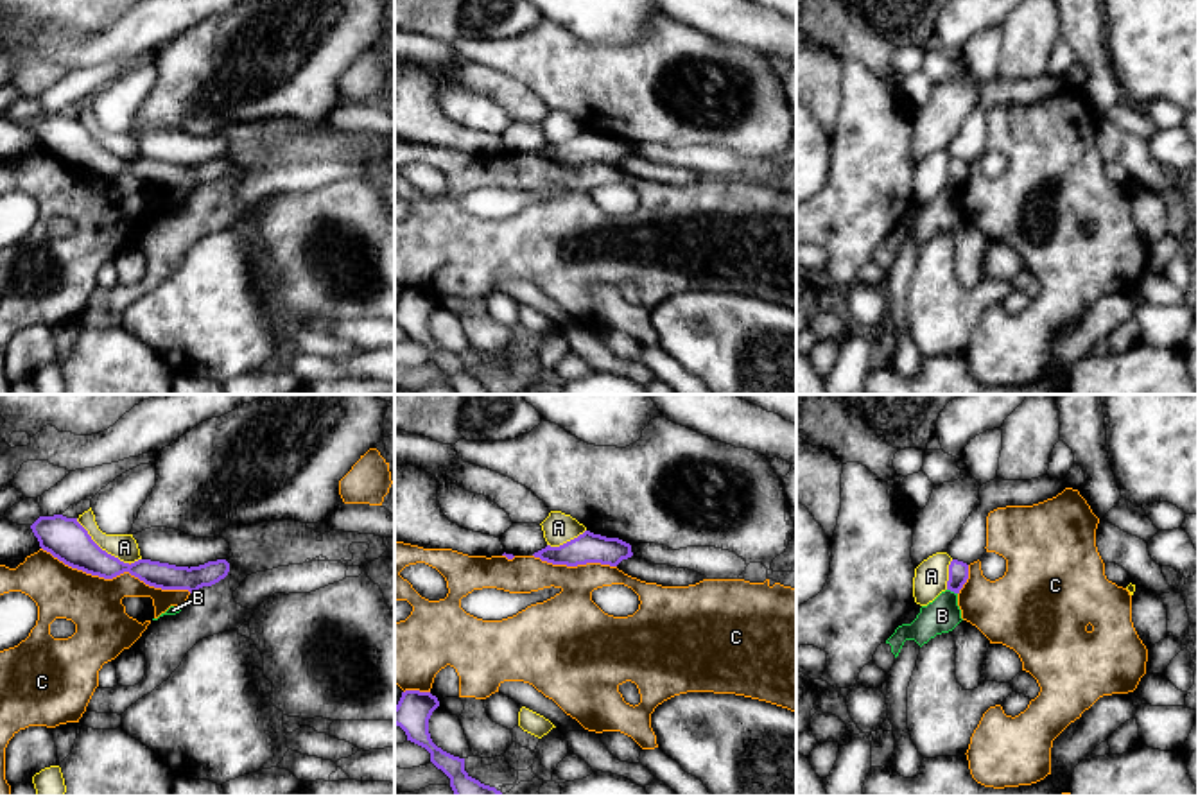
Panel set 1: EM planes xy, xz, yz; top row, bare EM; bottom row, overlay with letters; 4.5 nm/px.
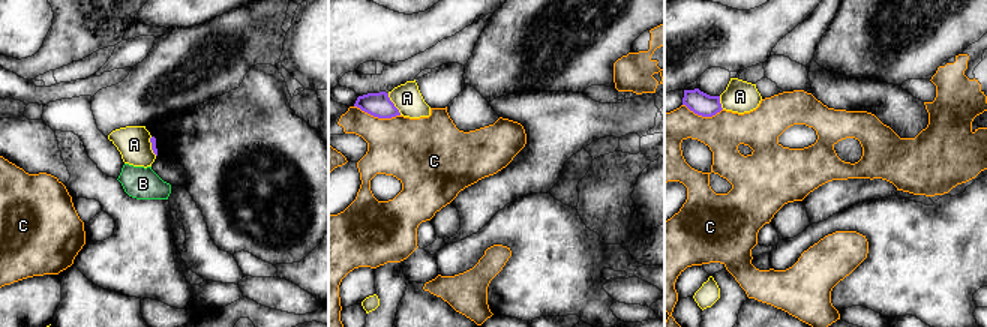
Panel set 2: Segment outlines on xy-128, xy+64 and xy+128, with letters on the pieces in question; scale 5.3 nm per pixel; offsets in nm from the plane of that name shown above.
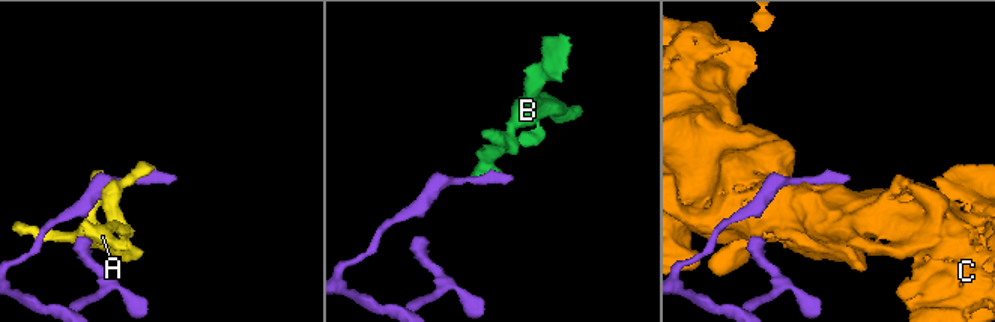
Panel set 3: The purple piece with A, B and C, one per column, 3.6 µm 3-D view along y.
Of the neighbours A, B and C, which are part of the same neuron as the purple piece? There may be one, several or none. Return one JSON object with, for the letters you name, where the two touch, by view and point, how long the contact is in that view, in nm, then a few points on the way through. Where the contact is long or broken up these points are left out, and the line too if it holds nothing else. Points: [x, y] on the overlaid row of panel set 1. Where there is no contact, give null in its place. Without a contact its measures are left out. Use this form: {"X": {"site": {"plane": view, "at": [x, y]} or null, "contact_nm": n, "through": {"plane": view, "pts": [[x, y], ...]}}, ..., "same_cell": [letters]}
{"same_cell": []}

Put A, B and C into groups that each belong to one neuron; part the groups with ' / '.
A / B / C

